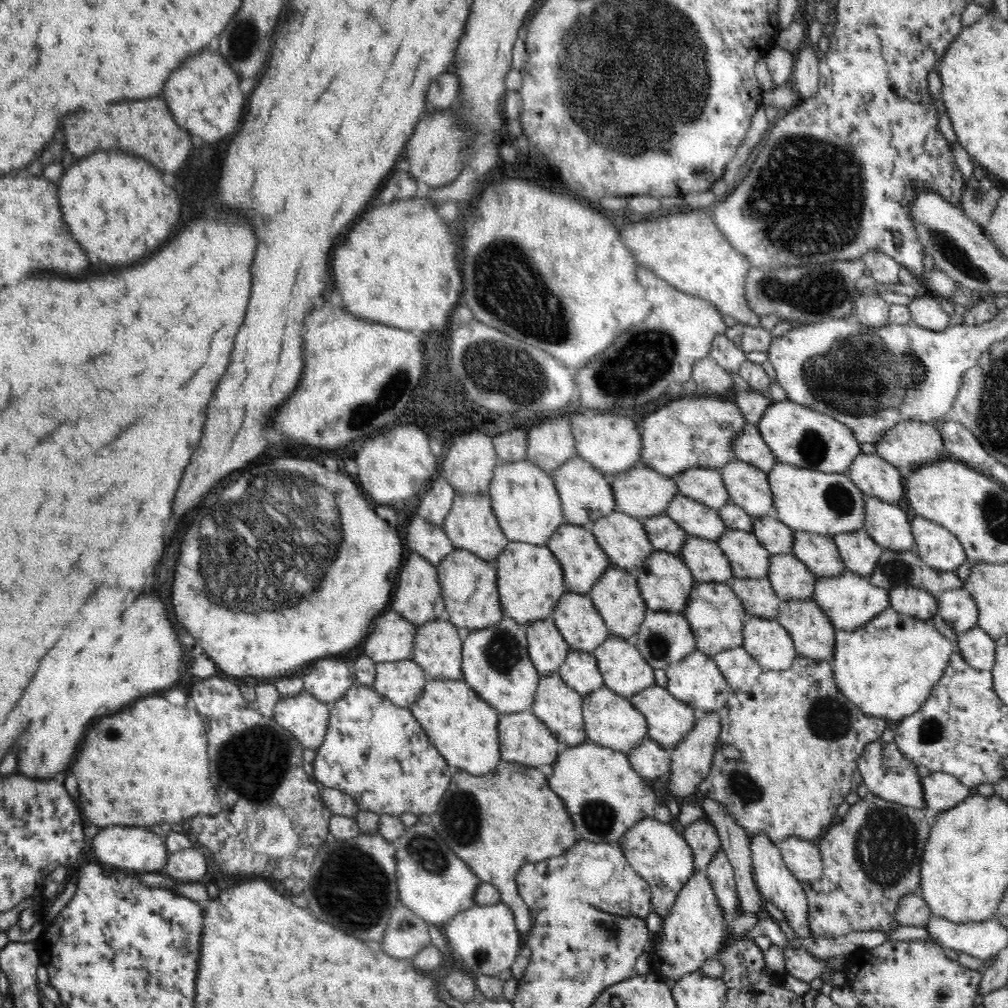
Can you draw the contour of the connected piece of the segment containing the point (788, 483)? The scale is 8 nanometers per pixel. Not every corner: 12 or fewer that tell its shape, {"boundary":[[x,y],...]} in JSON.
{"boundary":[[777,461],[774,515],[794,531],[864,529],[848,474]]}

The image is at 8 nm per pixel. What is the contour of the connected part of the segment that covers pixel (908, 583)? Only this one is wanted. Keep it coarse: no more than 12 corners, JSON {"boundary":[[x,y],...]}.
{"boundary":[[884,547],[870,584],[921,588],[937,597],[964,587],[955,571],[928,566],[916,551]]}

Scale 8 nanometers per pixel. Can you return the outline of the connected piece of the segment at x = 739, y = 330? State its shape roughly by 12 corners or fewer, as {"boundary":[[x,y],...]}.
{"boundary":[[739,321],[725,335],[745,353],[764,352],[775,338]]}

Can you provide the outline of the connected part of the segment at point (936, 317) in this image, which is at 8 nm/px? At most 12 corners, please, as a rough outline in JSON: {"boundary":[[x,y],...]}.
{"boundary":[[931,296],[910,302],[912,324],[942,332],[950,315]]}

